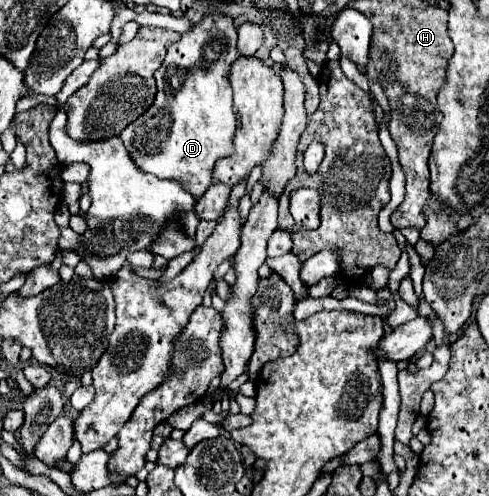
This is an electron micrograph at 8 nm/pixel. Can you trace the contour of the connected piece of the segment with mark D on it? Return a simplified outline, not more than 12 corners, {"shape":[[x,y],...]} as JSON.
{"shape":[[231,18],[167,50],[155,102],[119,134],[195,200],[233,150]]}

